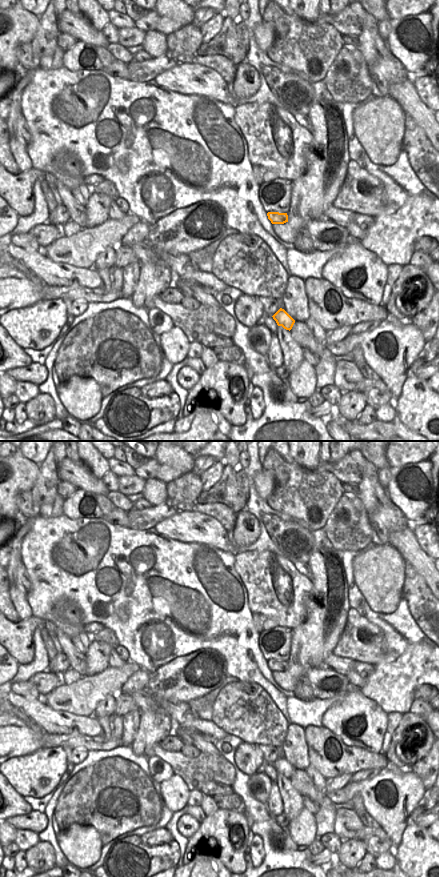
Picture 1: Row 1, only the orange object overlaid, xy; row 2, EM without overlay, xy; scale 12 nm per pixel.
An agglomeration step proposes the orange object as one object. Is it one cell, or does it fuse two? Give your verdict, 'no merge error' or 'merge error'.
no merge error

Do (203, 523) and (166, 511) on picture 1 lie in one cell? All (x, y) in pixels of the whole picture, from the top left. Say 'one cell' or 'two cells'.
two cells

